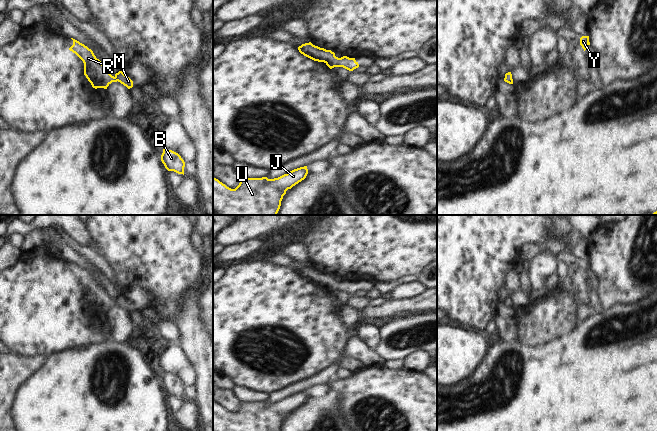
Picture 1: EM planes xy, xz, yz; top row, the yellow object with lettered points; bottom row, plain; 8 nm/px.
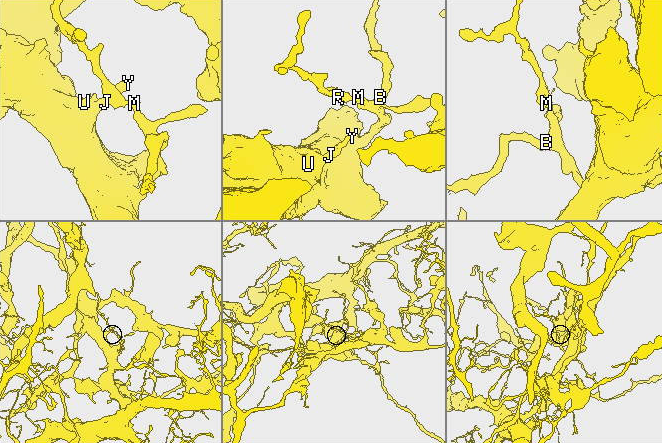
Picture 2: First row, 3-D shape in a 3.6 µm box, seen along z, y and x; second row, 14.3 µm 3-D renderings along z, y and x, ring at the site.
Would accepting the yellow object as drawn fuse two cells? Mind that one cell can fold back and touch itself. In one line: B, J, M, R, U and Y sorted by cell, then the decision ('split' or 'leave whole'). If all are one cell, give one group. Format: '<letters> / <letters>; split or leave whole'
B J M R U Y; leave whole

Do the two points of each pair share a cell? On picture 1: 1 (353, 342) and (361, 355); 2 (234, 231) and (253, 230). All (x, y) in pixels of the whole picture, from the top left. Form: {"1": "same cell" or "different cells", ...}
{"1": "same cell", "2": "same cell"}

